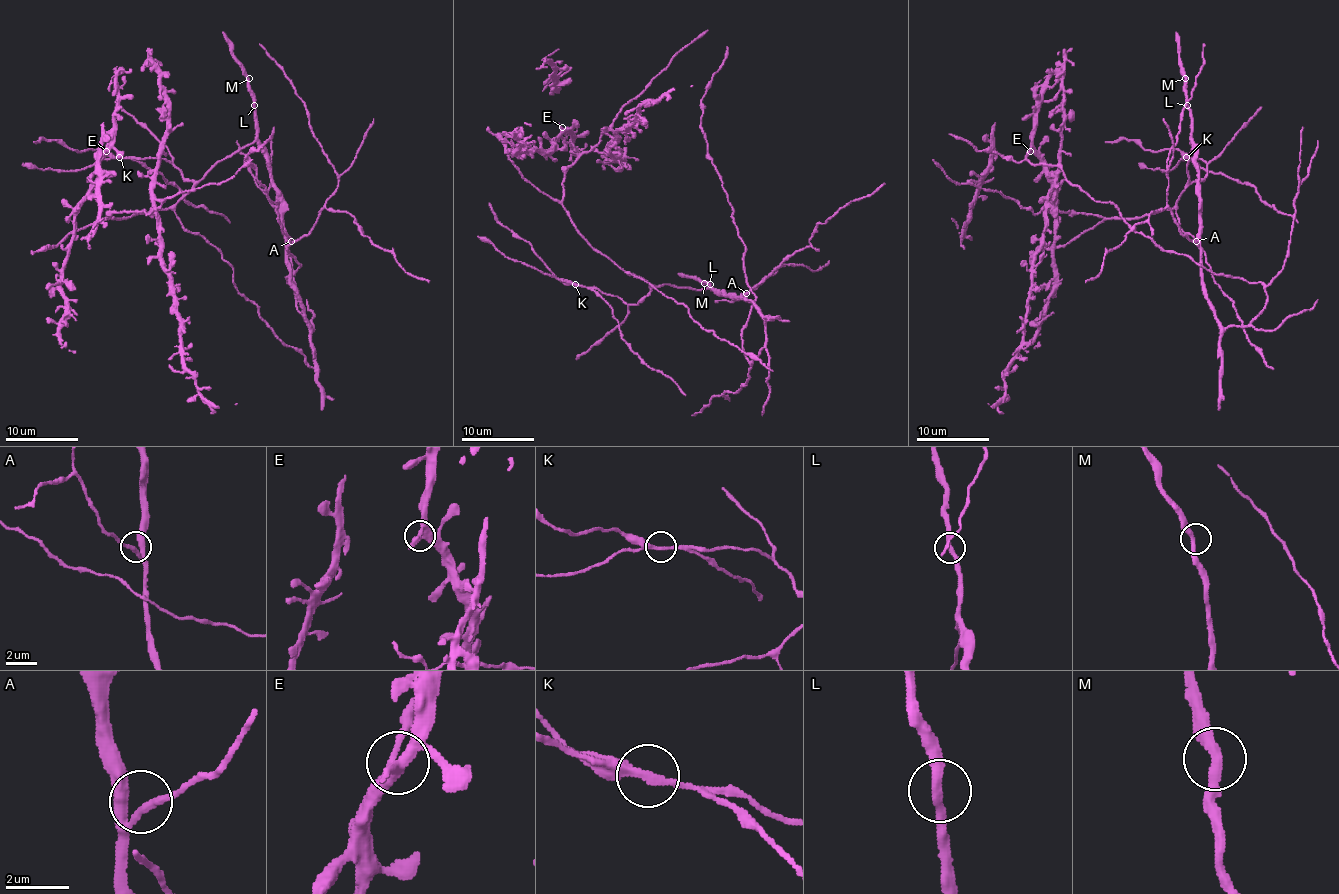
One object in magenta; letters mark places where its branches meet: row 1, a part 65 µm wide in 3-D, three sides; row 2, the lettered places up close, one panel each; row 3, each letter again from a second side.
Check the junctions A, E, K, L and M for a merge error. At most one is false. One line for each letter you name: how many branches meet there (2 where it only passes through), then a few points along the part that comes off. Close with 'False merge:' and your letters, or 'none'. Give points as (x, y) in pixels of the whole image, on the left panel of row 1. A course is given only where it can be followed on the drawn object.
K: branches 2; course (119, 158), (135, 160), (157, 172), (168, 183), (173, 183), (195, 207), (222, 214), (229, 223)
False merge: K

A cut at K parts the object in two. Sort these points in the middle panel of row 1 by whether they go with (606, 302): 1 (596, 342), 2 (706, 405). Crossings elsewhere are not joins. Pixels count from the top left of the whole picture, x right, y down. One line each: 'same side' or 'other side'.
1: other side
2: other side

